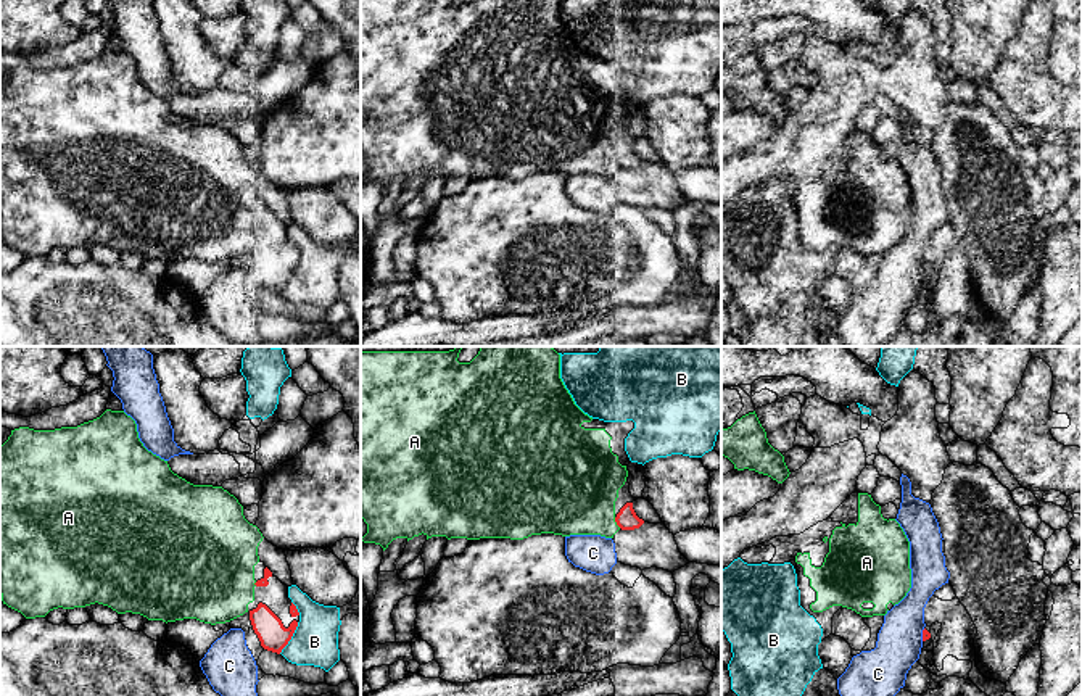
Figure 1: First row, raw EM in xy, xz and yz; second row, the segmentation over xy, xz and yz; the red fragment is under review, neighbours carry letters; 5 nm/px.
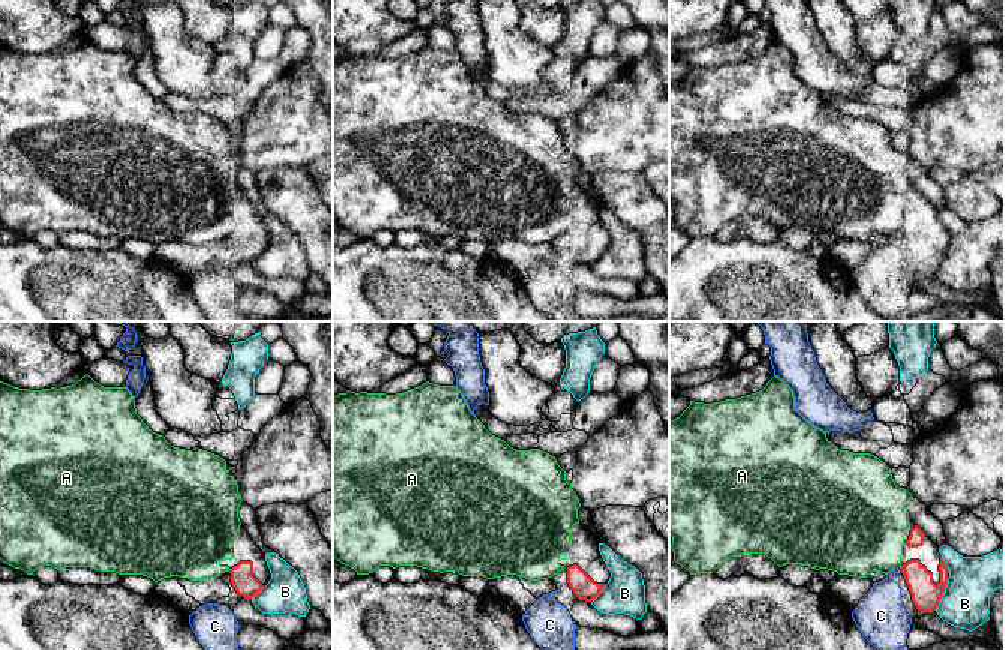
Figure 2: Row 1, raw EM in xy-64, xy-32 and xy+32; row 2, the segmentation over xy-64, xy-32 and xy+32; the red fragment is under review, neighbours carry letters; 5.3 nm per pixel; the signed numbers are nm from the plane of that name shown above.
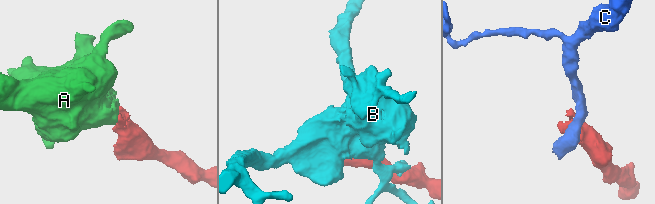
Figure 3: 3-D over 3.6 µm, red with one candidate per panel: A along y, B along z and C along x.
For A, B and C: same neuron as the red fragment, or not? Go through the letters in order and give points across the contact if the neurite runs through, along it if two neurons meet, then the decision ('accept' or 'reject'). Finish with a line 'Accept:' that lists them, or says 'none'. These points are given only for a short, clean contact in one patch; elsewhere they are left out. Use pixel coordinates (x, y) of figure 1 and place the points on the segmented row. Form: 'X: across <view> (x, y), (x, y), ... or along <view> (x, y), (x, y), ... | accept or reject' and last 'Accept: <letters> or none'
A: accept
B: reject
C: reject
Accept: A

